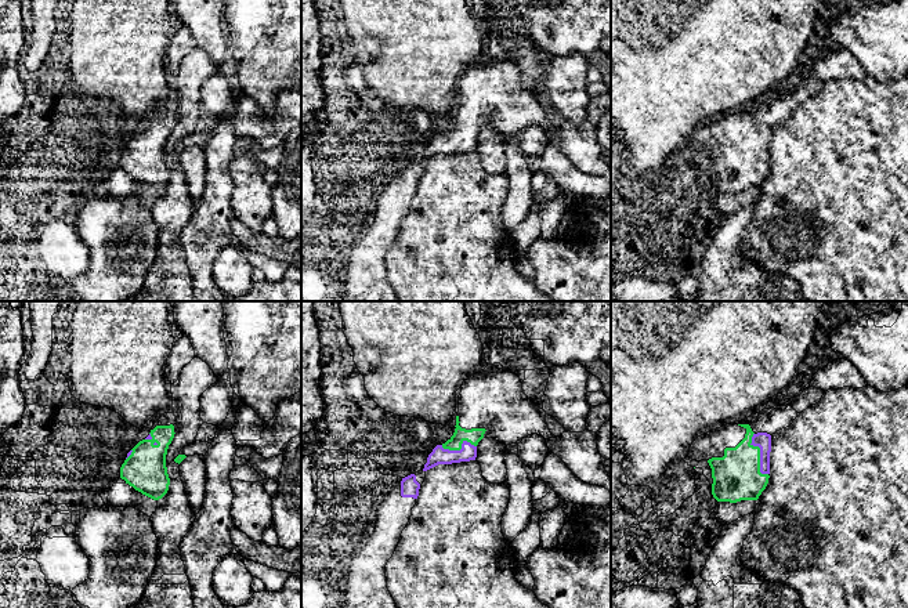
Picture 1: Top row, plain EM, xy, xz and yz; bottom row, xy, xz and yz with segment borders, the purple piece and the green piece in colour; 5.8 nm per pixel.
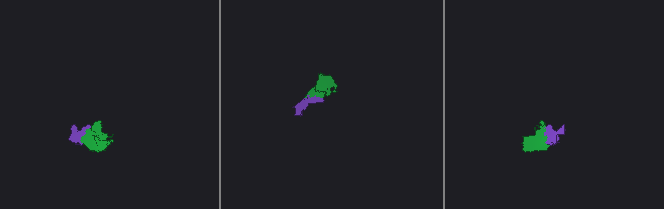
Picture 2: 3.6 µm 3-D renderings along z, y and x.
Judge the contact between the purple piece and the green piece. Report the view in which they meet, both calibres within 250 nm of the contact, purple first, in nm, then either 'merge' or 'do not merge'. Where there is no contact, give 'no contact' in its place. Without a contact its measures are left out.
yz | 90/280 nm | merge

